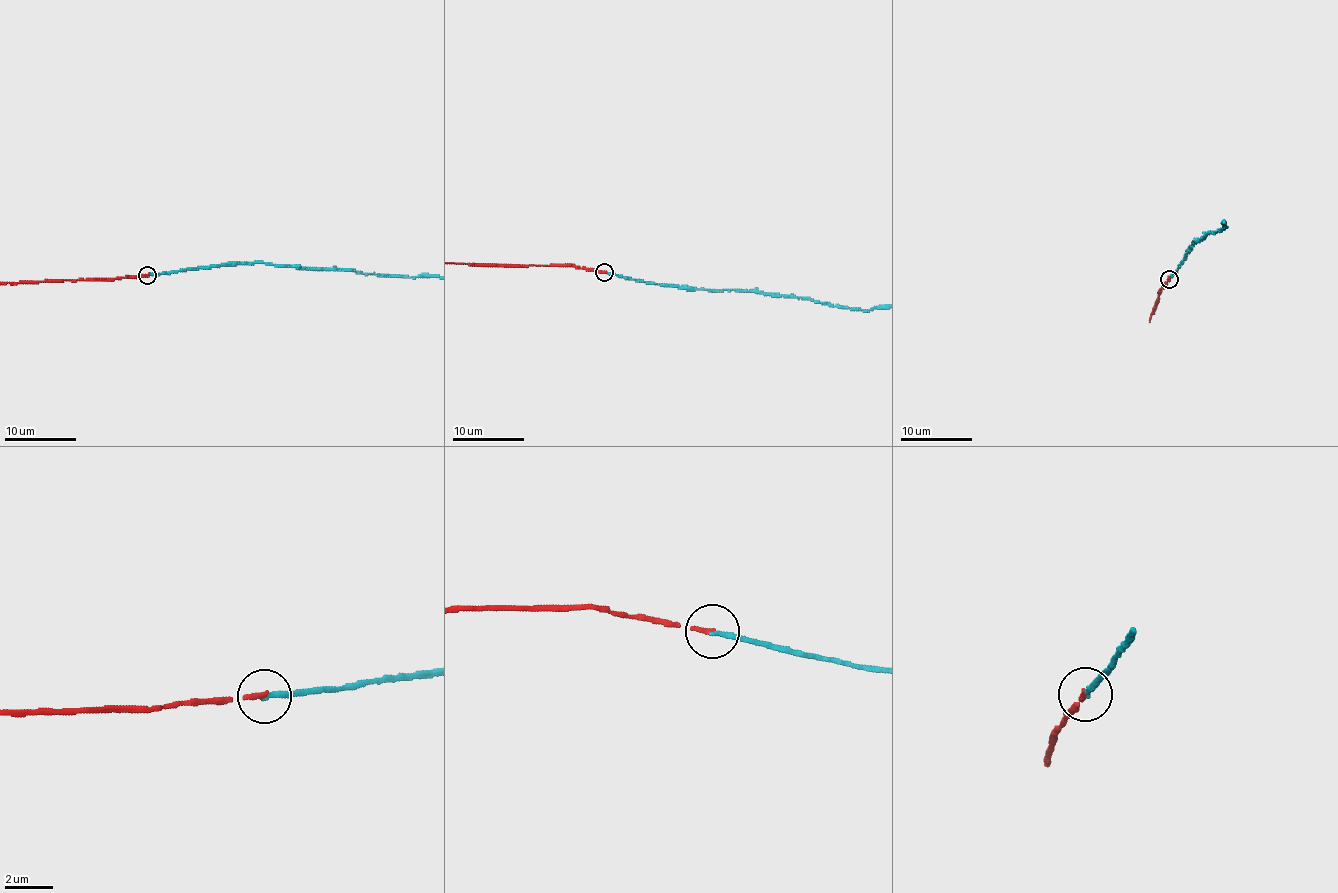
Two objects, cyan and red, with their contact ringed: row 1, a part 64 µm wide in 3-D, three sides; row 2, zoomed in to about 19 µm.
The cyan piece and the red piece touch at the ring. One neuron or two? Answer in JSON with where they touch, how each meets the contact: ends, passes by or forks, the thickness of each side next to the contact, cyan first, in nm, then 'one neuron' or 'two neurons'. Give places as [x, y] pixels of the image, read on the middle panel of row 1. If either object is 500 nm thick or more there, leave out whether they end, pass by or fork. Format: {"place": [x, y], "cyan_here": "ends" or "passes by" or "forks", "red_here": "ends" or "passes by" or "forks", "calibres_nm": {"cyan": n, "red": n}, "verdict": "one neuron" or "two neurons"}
{"place": [604, 272], "cyan_here": "ends", "red_here": "ends", "calibres_nm": {"cyan": 200, "red": 200}, "verdict": "one neuron"}

